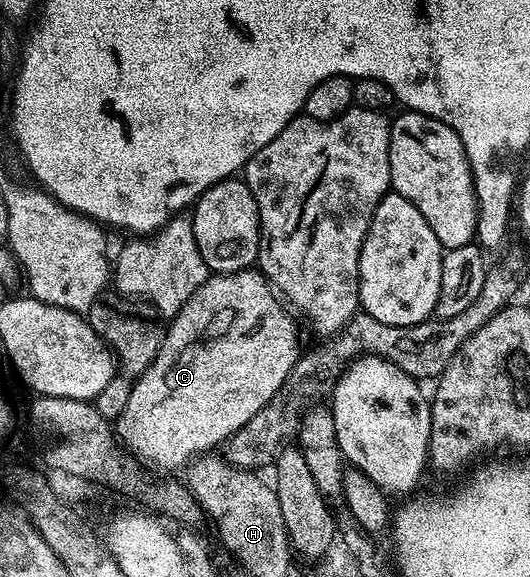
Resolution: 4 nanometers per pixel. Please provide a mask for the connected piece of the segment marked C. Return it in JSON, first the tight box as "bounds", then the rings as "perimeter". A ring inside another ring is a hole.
{"bounds":[115,270,299,472],"perimeter":[[[260,270],[233,271],[229,275],[210,274],[207,282],[189,298],[187,305],[183,307],[181,312],[172,318],[170,323],[173,324],[168,324],[165,340],[155,357],[155,361],[132,384],[127,405],[124,406],[123,413],[120,413],[115,420],[115,435],[120,446],[122,448],[125,446],[135,458],[142,459],[143,462],[150,463],[151,466],[158,467],[161,471],[179,470],[178,472],[190,461],[212,452],[209,451],[212,447],[218,446],[217,448],[220,448],[237,430],[243,425],[247,425],[247,421],[251,421],[251,417],[255,417],[255,413],[259,413],[259,409],[263,409],[273,400],[275,393],[279,393],[287,373],[291,373],[291,369],[296,365],[299,358],[296,322],[298,323],[298,320],[286,310],[282,300],[275,294],[274,288]]]}

